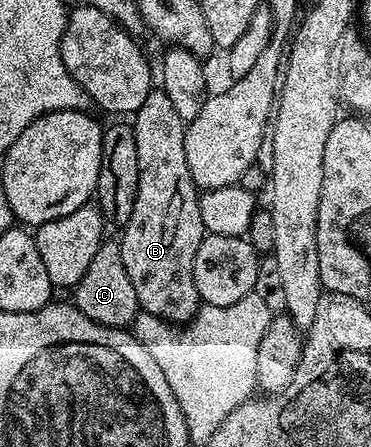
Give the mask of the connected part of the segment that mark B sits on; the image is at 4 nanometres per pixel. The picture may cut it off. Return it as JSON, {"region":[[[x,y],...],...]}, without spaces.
{"region":[[[154,88],[146,96],[142,108],[136,110],[131,127],[134,144],[138,148],[138,192],[134,212],[130,212],[130,220],[122,227],[121,234],[124,235],[118,238],[122,264],[126,264],[130,284],[134,284],[143,313],[158,316],[163,322],[187,324],[202,305],[198,288],[194,288],[194,252],[198,252],[198,244],[202,244],[206,231],[200,215],[198,187],[186,164],[186,123],[178,116],[174,104],[170,104],[170,96],[166,96],[162,88]]]}

